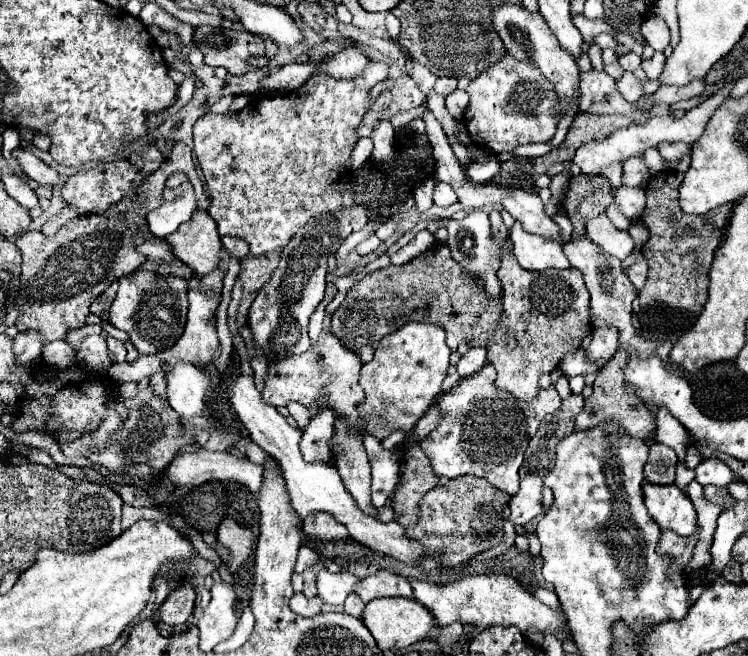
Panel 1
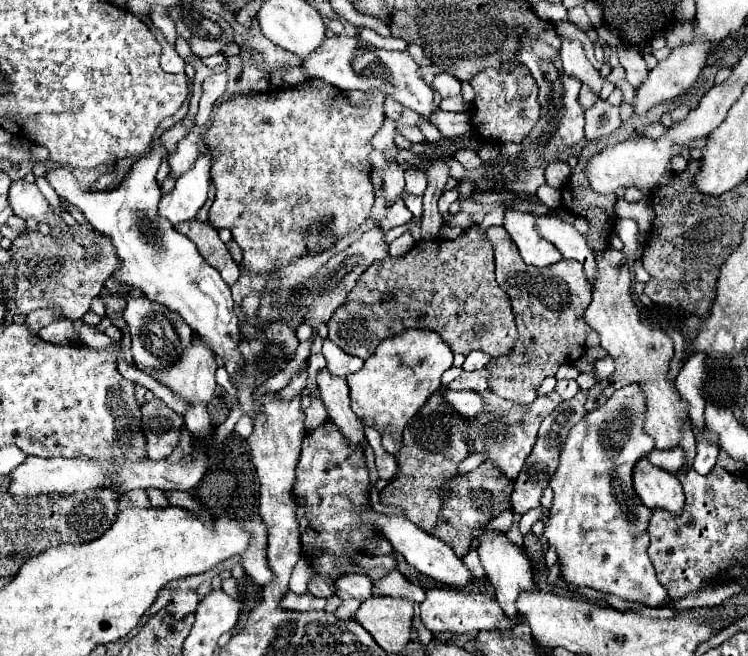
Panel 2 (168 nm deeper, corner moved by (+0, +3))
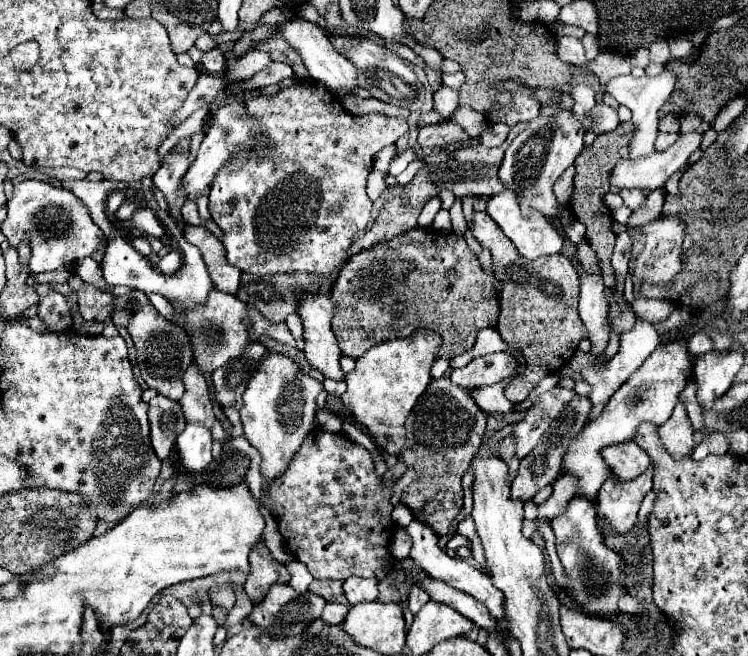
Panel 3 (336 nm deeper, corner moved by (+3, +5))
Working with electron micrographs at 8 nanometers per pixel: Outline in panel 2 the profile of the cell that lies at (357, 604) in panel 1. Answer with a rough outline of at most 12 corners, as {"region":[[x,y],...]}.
{"region":[[346,599],[336,609],[336,617],[352,619],[362,603],[360,599]]}

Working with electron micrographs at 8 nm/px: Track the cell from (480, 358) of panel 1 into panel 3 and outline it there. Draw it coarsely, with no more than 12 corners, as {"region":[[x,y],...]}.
{"region":[[481,329],[471,351],[453,357],[451,369],[477,355],[507,351],[497,329]]}

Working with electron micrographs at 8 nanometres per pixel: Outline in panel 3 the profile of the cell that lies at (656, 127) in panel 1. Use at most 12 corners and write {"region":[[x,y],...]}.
{"region":[[701,133],[681,135],[663,153],[619,159],[609,181],[653,191],[689,161]]}

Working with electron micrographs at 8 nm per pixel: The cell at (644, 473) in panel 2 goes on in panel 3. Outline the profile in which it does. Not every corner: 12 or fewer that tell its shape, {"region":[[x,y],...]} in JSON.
{"region":[[635,443],[601,451],[615,477],[629,481],[649,467],[649,455]]}

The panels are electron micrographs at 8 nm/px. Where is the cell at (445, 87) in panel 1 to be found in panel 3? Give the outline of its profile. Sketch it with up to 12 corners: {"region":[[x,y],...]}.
{"region":[[439,87],[433,95],[433,111],[449,119],[459,105],[459,93]]}

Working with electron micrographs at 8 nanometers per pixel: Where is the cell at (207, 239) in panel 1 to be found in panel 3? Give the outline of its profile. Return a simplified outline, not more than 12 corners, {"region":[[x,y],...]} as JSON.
{"region":[[201,225],[185,239],[203,253],[215,289],[235,295],[241,271],[223,243]]}

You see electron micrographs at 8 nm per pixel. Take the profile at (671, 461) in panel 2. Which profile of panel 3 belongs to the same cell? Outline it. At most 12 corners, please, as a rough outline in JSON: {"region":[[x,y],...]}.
{"region":[[709,433],[693,451],[693,459],[725,455],[729,441],[723,433]]}

